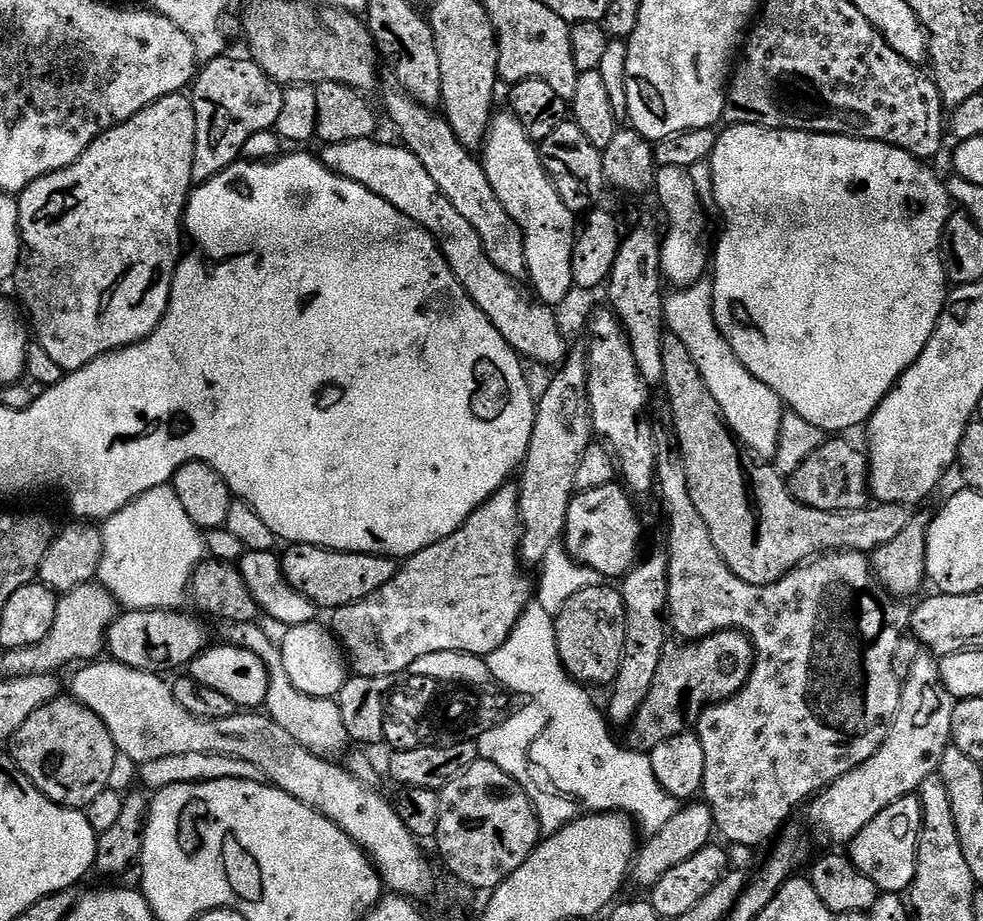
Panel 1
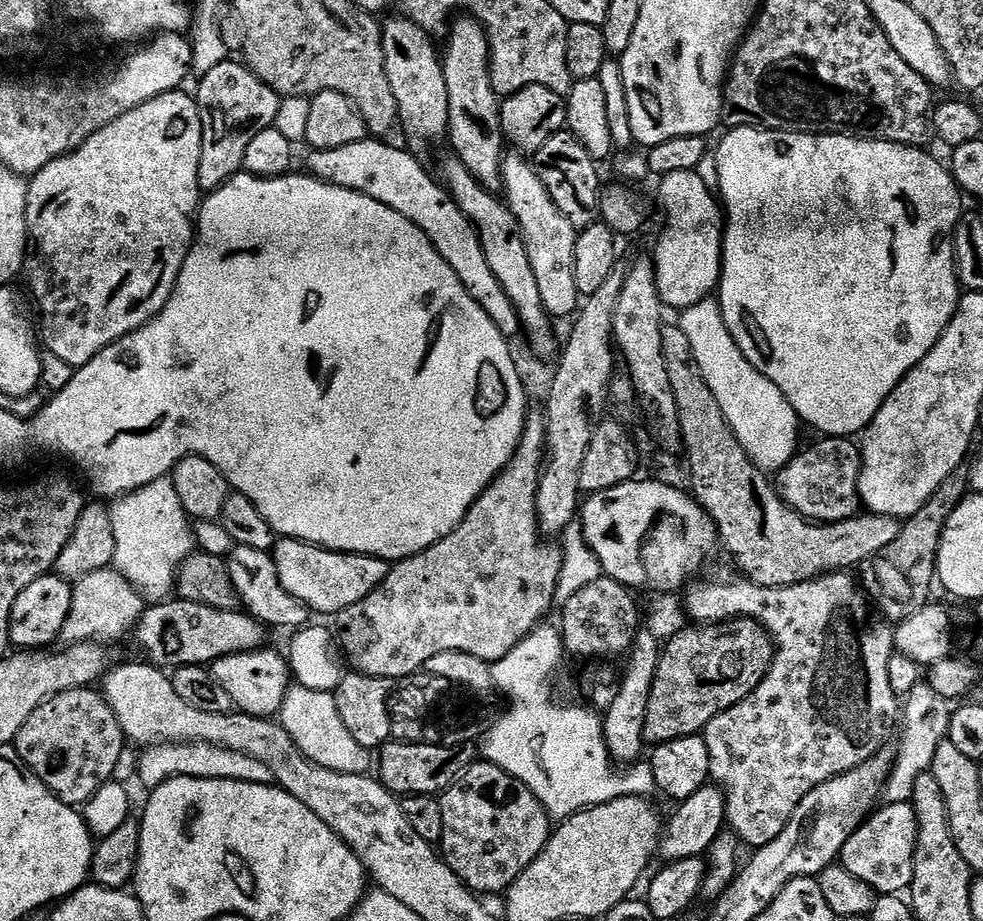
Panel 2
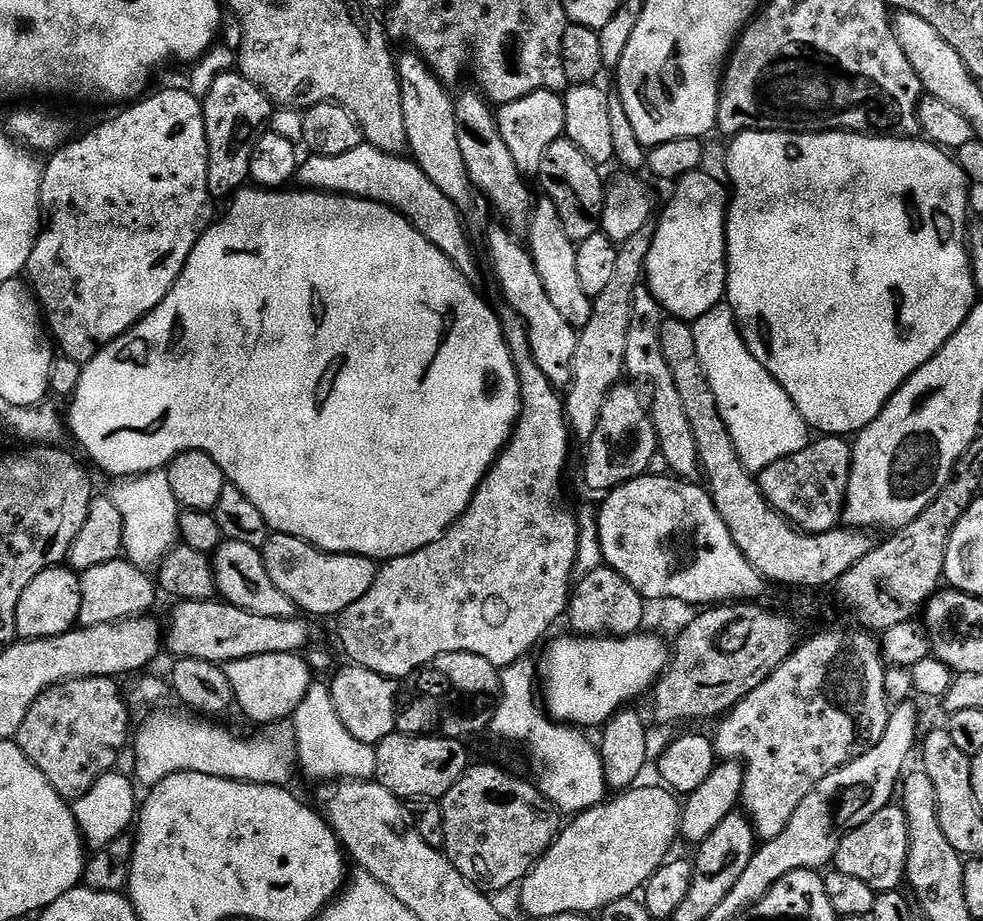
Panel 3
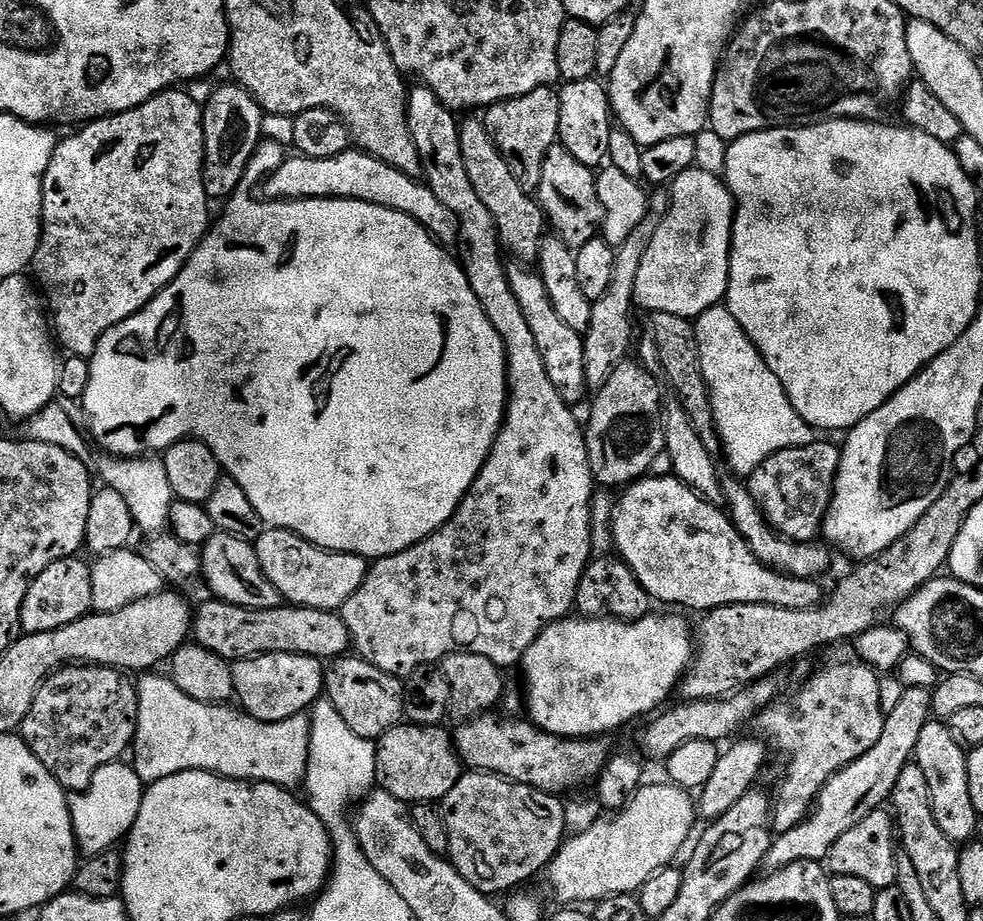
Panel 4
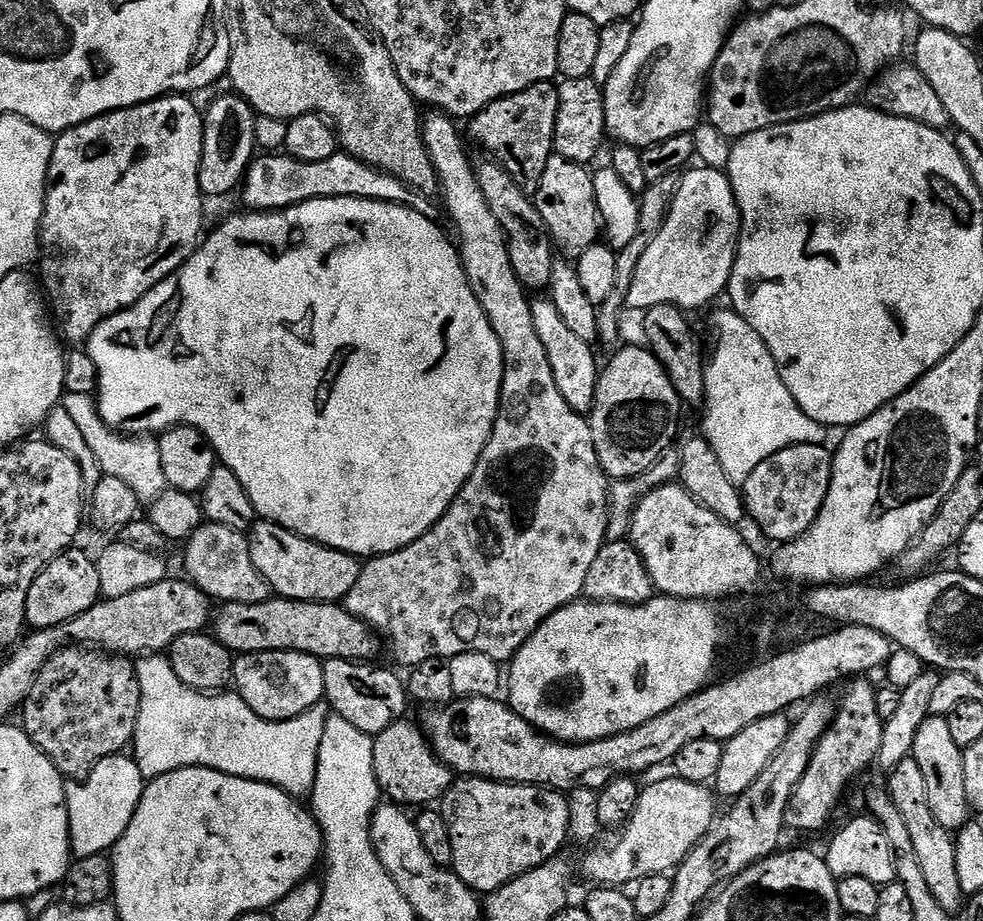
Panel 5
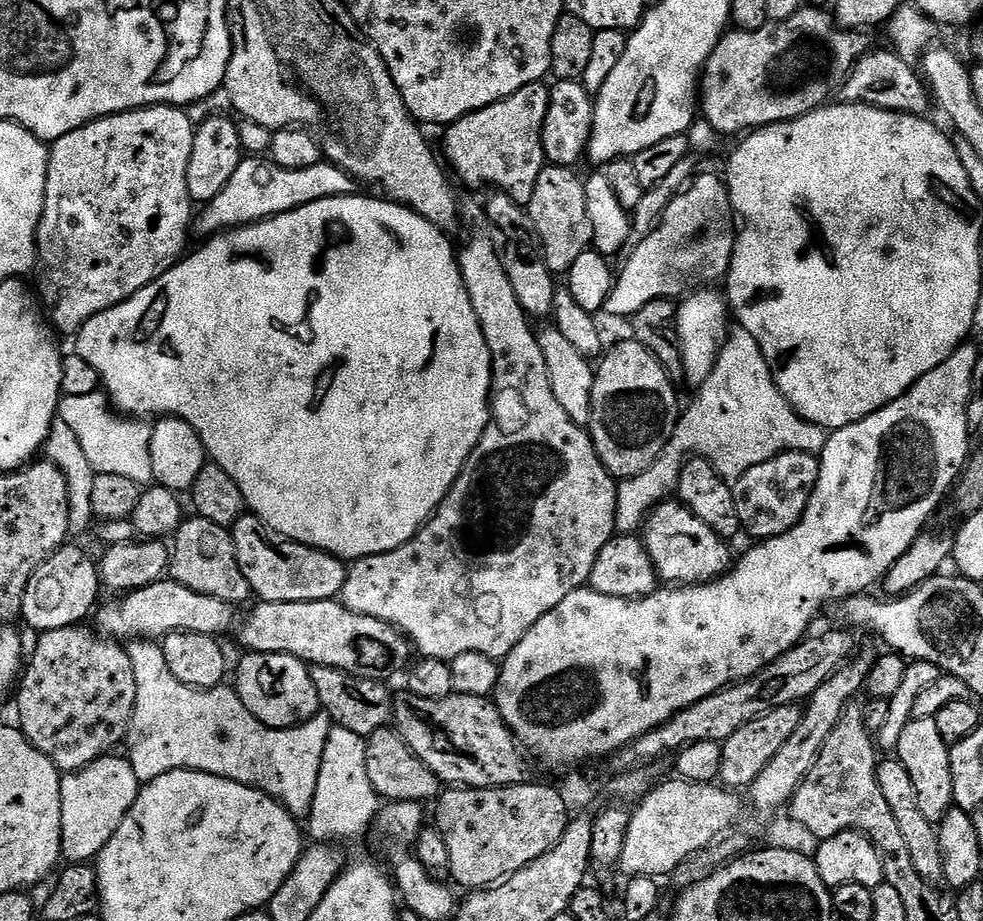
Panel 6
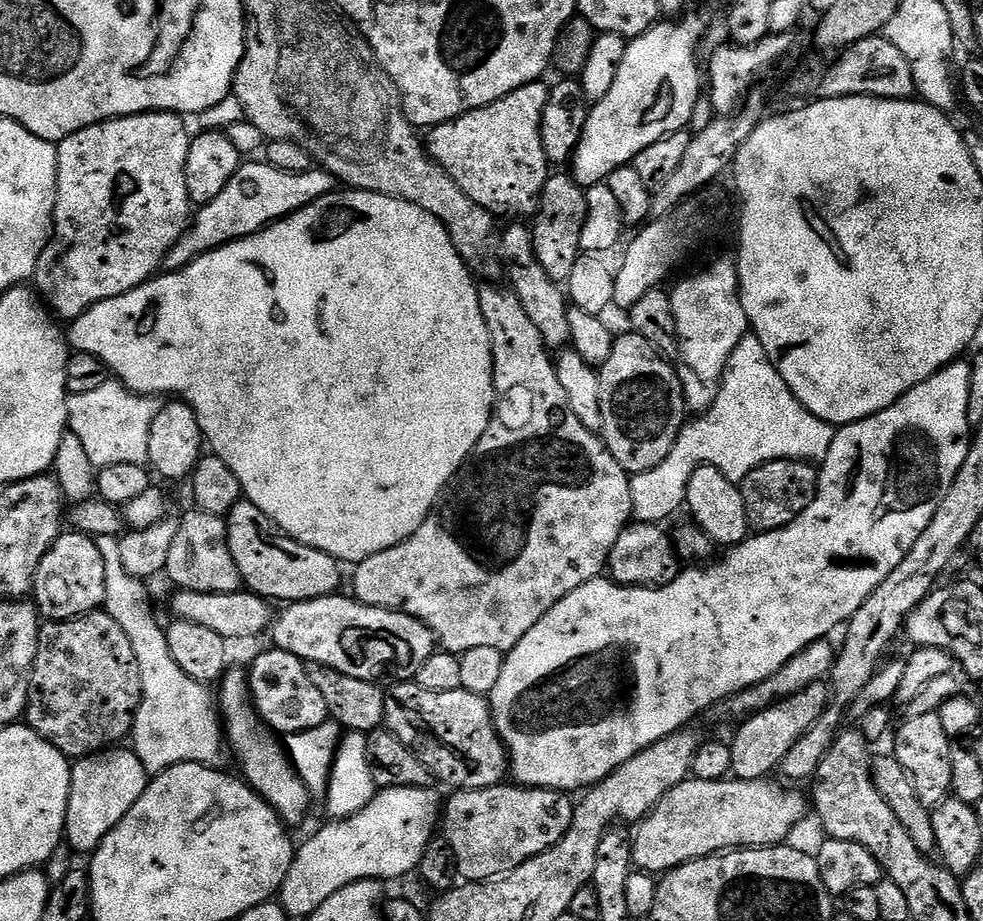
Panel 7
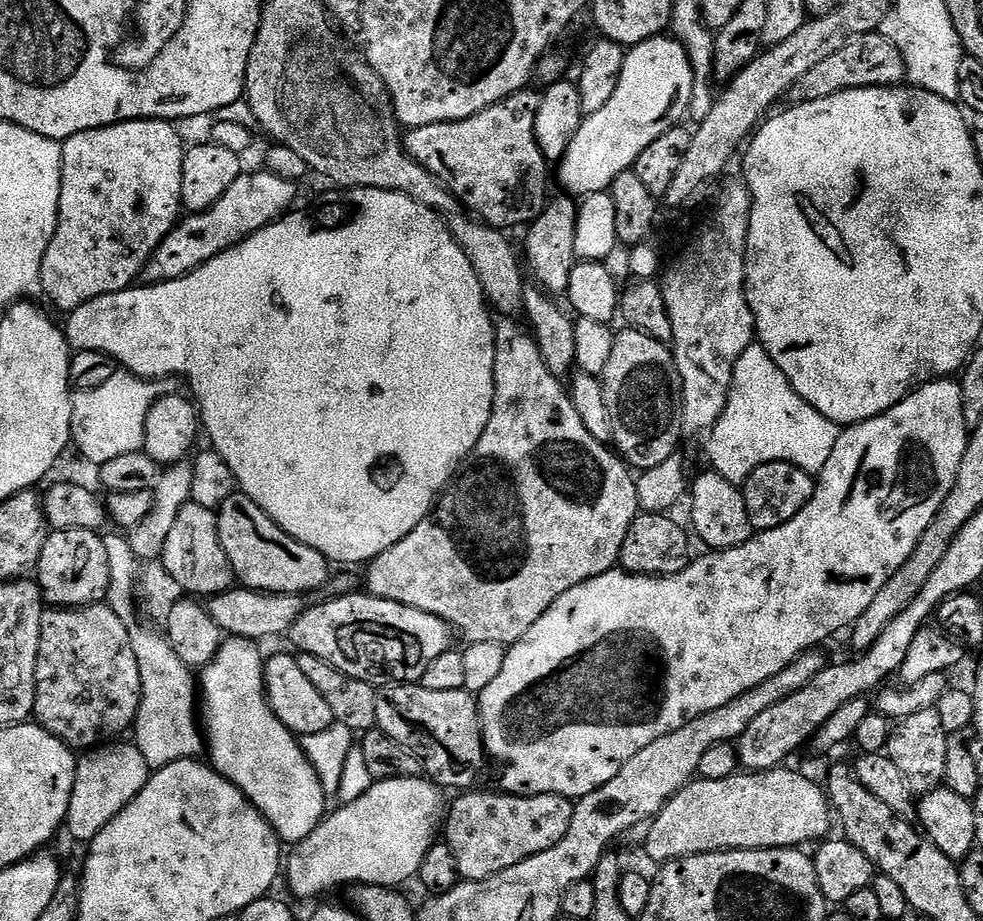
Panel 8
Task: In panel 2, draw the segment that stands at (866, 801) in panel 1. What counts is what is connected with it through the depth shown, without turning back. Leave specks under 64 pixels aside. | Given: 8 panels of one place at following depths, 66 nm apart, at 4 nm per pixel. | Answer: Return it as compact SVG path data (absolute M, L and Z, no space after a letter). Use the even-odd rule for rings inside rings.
M926 682L914 686L902 704L902 727L900 732L900 749L894 752L892 773L884 784L887 803L906 804L912 799L914 782L918 774L929 771L932 767L934 753L948 734L949 701L943 700ZM904 724L904 729L903 728ZM888 796L888 797L887 797Z

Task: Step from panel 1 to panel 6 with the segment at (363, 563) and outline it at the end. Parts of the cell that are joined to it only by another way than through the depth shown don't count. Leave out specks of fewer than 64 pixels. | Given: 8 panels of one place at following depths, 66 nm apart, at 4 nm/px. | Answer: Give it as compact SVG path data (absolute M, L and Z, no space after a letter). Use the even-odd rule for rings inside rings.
M255 514L241 516L230 531L242 574L263 603L335 600L343 593L348 568L340 557L285 536L274 538L268 525Z

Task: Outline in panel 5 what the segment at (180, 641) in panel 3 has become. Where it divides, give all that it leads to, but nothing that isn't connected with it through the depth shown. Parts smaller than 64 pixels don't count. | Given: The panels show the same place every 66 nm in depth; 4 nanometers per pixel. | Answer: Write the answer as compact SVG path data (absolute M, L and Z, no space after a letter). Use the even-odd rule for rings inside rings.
M269 598L263 600L261 604L226 604L219 609L221 612L215 613L214 619L210 624L211 635L215 637L215 640L228 649L233 654L243 654L246 652L305 652L311 656L319 656L321 661L326 660L354 660L357 662L368 662L373 658L372 655L376 652L376 639L375 633L368 628L367 625L361 623L360 620L354 618L348 613L347 607L341 606L336 602L329 602L327 604L318 604L311 600L286 600L283 598Z

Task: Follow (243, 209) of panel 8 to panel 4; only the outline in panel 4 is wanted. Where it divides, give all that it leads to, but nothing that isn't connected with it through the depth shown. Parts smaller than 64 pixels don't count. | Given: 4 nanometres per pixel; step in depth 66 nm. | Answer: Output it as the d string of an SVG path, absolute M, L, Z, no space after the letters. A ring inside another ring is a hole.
M349 150L334 158L292 154L265 178L263 195L270 200L361 200L413 216L445 246L455 245L460 239L458 218L454 218L454 213L434 195L427 183L374 158L369 152Z

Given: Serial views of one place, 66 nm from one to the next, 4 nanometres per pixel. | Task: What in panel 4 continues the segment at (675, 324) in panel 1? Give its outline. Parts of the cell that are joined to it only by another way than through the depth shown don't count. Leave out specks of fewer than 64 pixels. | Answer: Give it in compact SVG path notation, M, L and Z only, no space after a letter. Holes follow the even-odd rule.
M717 306L696 317L696 341L700 355L700 369L712 393L712 413L716 435L720 437L722 456L740 478L748 478L753 471L774 453L812 443L814 430L794 410L782 382L766 366L754 342L738 326L738 318L727 306Z

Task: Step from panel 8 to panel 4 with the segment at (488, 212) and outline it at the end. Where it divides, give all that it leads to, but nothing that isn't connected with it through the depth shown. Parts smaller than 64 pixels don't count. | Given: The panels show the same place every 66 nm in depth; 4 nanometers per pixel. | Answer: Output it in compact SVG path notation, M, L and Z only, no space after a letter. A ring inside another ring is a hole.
M551 87L539 88L513 100L503 100L483 113L482 119L490 138L499 146L502 158L510 166L518 186L529 194L540 187L542 162L558 140L558 106L560 97Z

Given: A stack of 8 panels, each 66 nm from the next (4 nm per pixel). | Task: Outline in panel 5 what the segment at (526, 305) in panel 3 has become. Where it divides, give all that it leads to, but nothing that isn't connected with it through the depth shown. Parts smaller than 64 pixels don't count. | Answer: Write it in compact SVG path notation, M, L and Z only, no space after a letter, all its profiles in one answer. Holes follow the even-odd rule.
M533 299L531 305L534 330L538 330L538 339L550 364L550 374L554 374L554 386L558 386L558 394L566 398L566 406L570 406L570 410L581 414L591 413L592 403L596 401L596 383L600 381L598 363L592 354L593 345L582 342L582 338L566 327L566 322L562 322L562 314L558 314L558 306L554 306L551 299Z

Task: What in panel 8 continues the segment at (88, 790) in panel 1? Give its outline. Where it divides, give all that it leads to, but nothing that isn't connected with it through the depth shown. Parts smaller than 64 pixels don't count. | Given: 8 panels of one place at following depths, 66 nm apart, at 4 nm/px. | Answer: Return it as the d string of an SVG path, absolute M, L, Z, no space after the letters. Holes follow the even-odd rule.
M107 603L91 604L85 608L54 608L49 607L42 618L42 638L38 642L38 670L34 674L36 689L34 690L34 710L32 715L35 723L44 728L51 736L57 736L62 743L73 750L91 750L97 746L107 745L115 741L124 731L131 729L136 722L136 715L142 702L142 678L138 674L138 658L134 658L134 646L130 642L128 627L108 608Z

